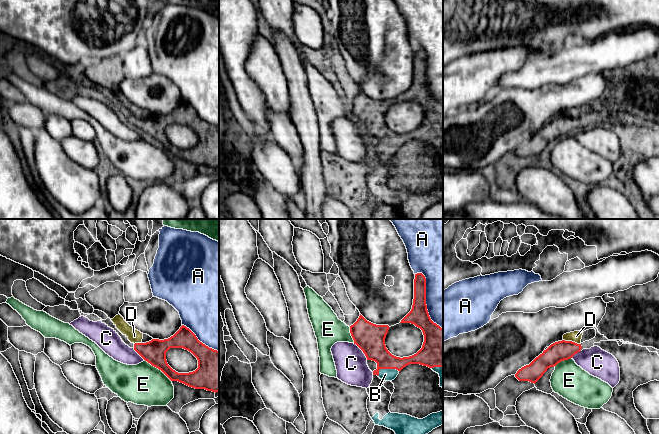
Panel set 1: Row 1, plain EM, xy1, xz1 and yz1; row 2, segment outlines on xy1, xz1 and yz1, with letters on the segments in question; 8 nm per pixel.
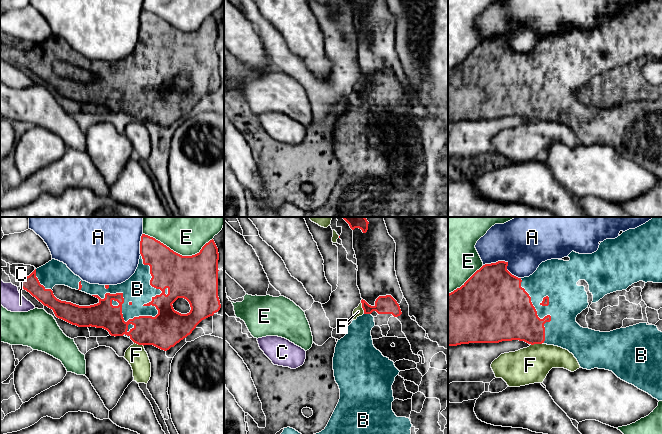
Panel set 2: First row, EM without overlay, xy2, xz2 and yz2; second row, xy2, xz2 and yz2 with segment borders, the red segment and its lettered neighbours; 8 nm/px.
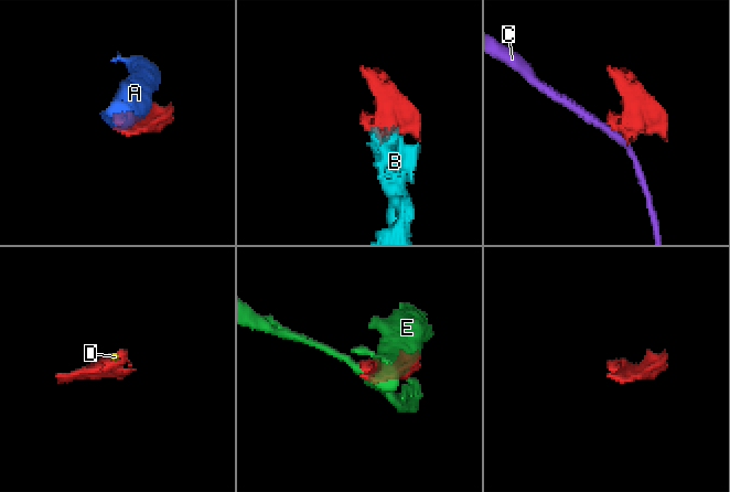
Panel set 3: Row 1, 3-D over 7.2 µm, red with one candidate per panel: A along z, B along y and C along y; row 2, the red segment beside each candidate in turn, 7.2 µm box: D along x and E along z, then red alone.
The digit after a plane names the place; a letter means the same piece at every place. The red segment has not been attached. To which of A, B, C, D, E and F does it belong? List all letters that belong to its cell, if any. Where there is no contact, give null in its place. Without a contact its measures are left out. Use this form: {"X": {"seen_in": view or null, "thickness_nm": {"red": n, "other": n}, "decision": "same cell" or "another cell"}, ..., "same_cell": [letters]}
{"A": {"seen_in": "yz2", "thickness_nm": {"red": 400, "other": 360}, "decision": "another cell"}, "B": {"seen_in": "xy2", "thickness_nm": {"red": 240, "other": 200}, "decision": "same cell"}, "C": {"seen_in": "xz1", "thickness_nm": {"red": 240, "other": 260}, "decision": "another cell"}, "D": {"seen_in": "yz1", "thickness_nm": {"red": 160, "other": 90}, "decision": "another cell"}, "E": {"seen_in": "xy2", "thickness_nm": {"red": 360, "other": 260}, "decision": "another cell"}, "F": {"seen_in": "yz2", "thickness_nm": {"red": 340, "other": 300}, "decision": "another cell"}, "same_cell": ["B"]}

